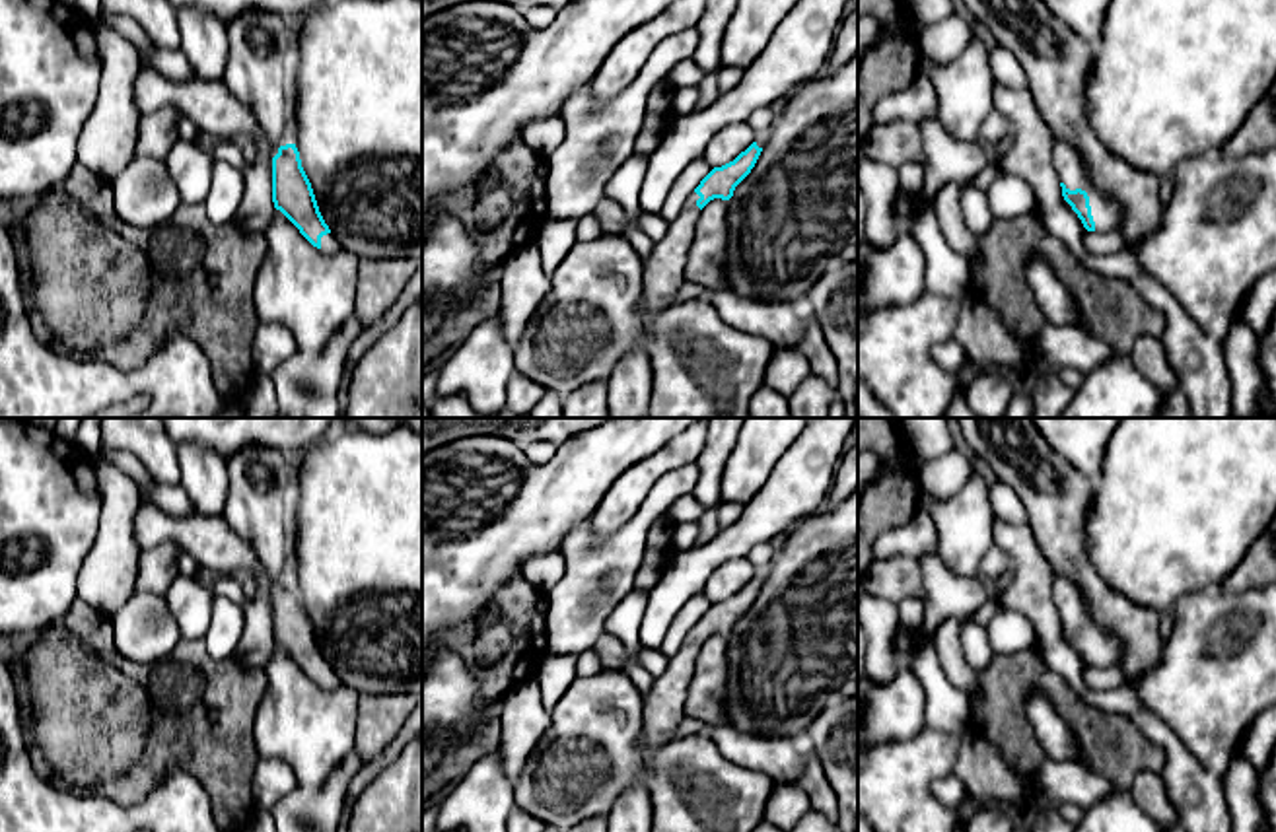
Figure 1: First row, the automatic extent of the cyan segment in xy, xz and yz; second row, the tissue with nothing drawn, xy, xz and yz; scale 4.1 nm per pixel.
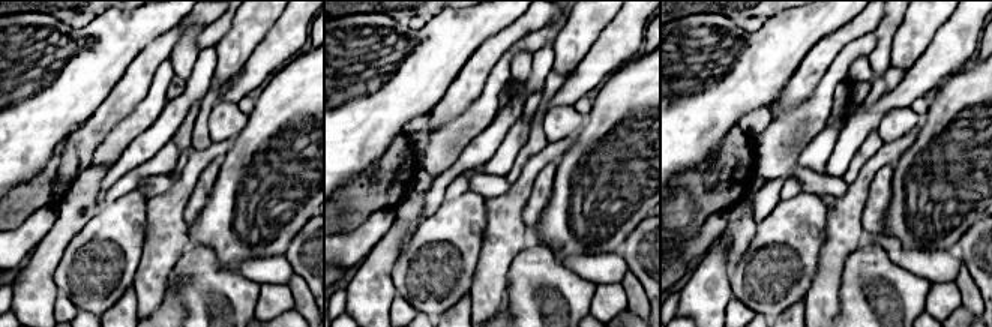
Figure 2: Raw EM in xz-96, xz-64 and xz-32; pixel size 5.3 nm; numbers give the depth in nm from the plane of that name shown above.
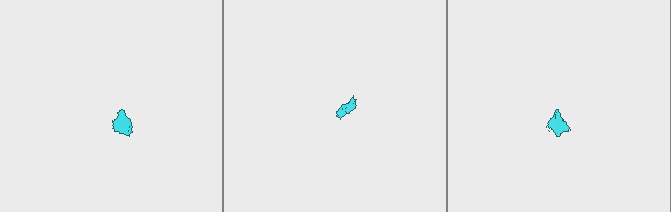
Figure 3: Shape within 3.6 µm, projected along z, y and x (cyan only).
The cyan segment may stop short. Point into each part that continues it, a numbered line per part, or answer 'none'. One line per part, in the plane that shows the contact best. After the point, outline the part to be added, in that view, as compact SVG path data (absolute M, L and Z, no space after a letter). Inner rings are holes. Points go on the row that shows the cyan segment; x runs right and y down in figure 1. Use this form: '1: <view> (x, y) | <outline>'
1: xy (329, 243) | M327 233L321 237L321 251L323 253L342 253L342 247L338 245L333 233Z
2: yz (1070, 170) | M1054 138L1050 148L1050 161L1058 181L1064 183L1066 189L1081 189L1087 192L1095 229L1116 233L1120 224L1120 208L1113 198L1093 189L1093 183L1087 177L1085 163L1078 150L1068 142Z

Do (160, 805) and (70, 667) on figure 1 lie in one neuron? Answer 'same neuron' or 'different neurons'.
different neurons

